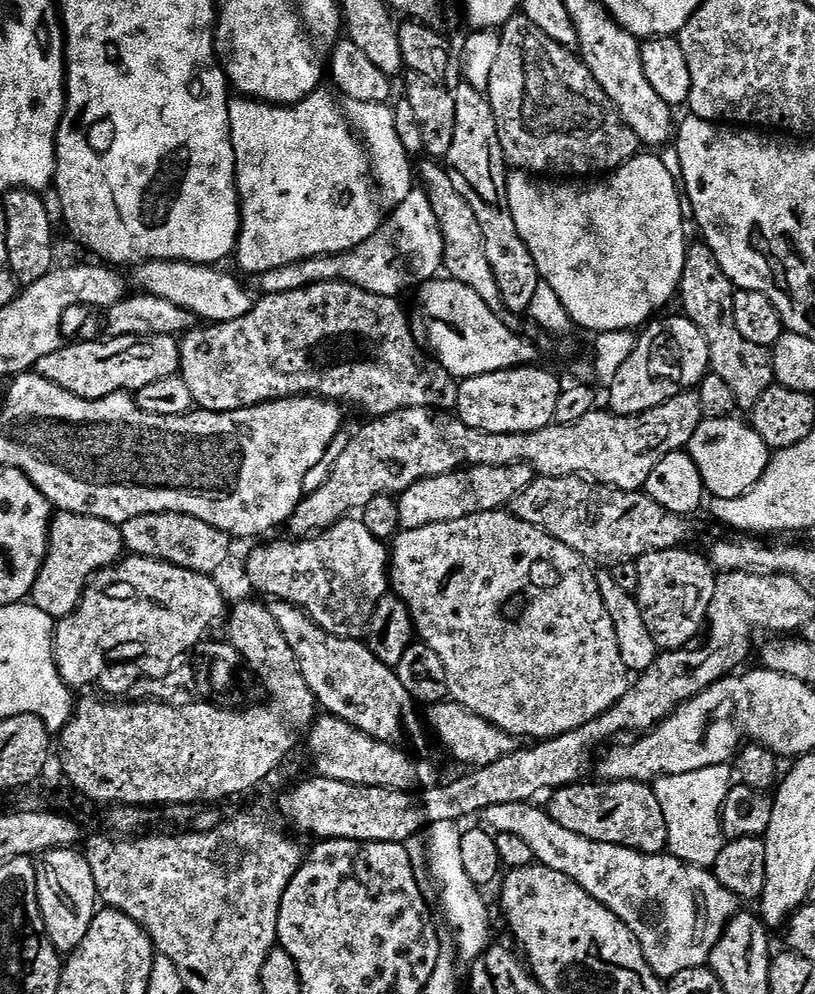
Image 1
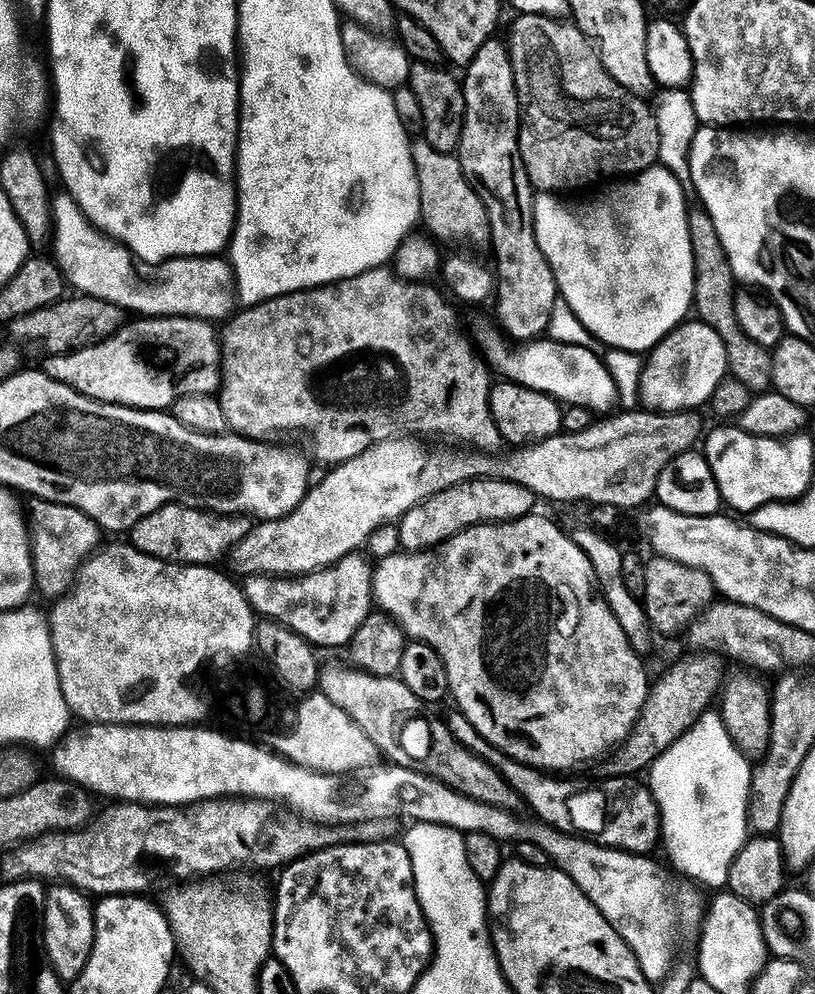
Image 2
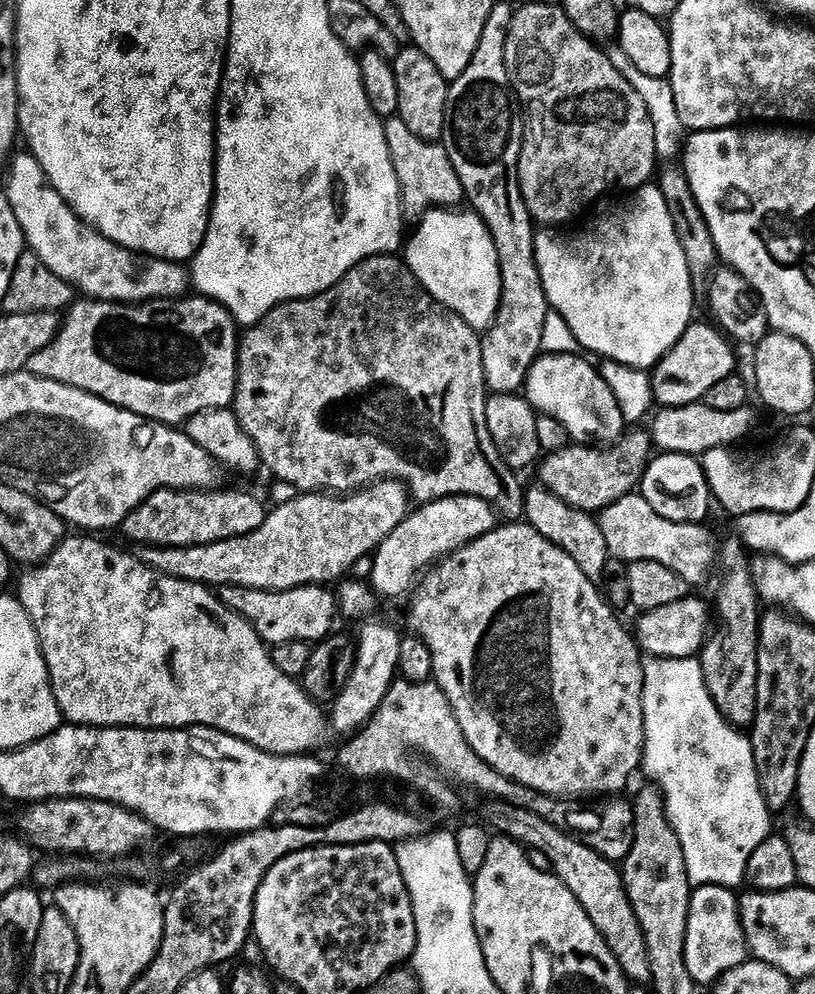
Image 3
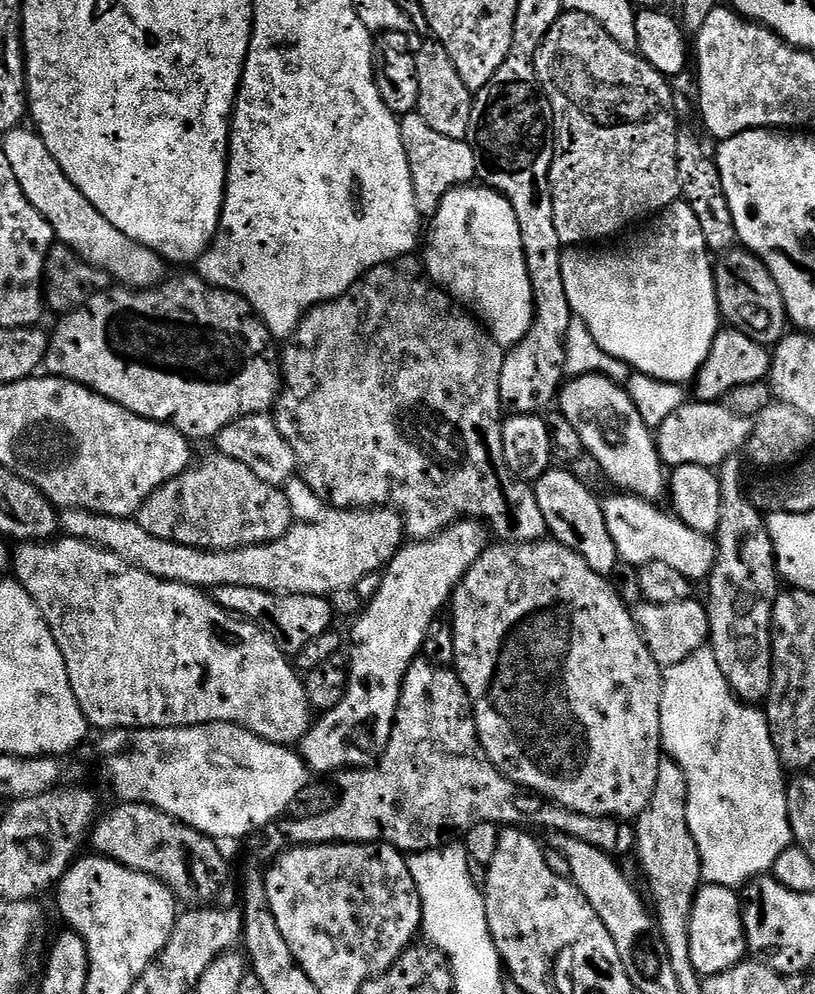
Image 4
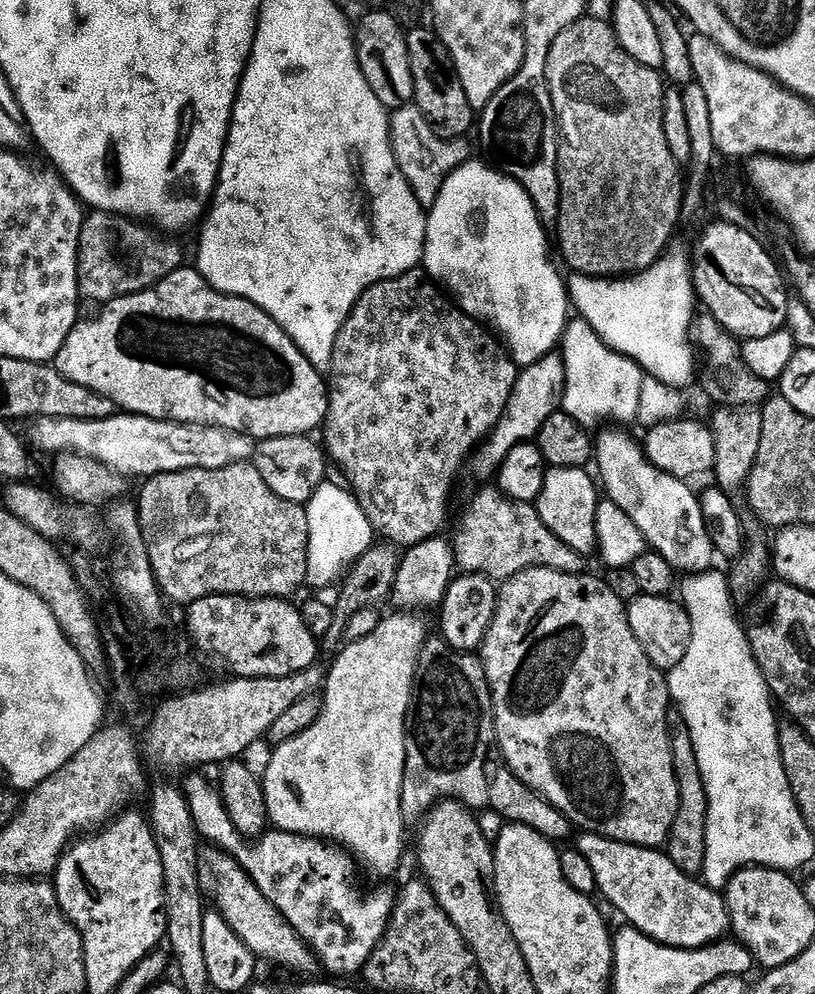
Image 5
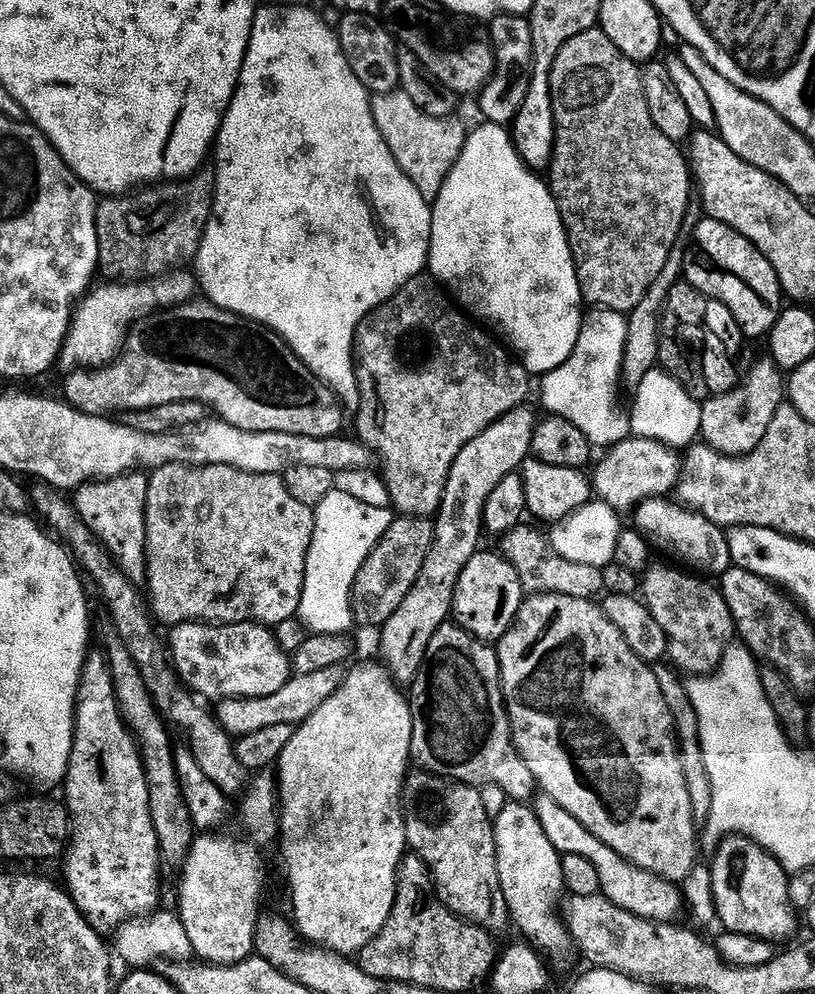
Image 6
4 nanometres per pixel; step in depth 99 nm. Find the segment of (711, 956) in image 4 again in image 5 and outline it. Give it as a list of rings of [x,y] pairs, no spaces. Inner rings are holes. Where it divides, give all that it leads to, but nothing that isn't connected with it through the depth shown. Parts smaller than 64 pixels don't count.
[[[595,834],[581,836],[584,837],[576,848],[584,855],[601,894],[628,919],[625,921],[631,927],[642,929],[644,935],[672,948],[706,948],[725,939],[730,917],[725,897],[717,889],[690,878],[689,873],[663,851],[623,844]],[[656,884],[672,884],[668,896],[656,896]],[[688,928],[696,932],[696,936],[688,936]]]

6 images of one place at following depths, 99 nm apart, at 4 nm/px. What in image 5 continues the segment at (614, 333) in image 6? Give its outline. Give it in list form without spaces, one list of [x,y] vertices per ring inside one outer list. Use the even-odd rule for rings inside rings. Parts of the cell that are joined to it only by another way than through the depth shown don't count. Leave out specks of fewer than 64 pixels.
[[[579,318],[569,319],[568,327],[565,328],[564,334],[562,337],[562,349],[564,348],[564,352],[562,351],[562,359],[564,361],[564,398],[562,401],[563,411],[567,412],[568,415],[574,417],[576,420],[583,422],[585,425],[591,426],[592,423],[595,422],[596,419],[601,416],[604,420],[617,420],[617,425],[620,426],[628,426],[624,424],[633,423],[636,420],[636,415],[638,414],[638,402],[642,398],[642,386],[644,385],[646,379],[646,373],[640,365],[635,364],[631,358],[628,356],[623,356],[621,352],[615,352],[609,344],[603,340],[598,333],[594,329],[591,328],[588,323]]]

